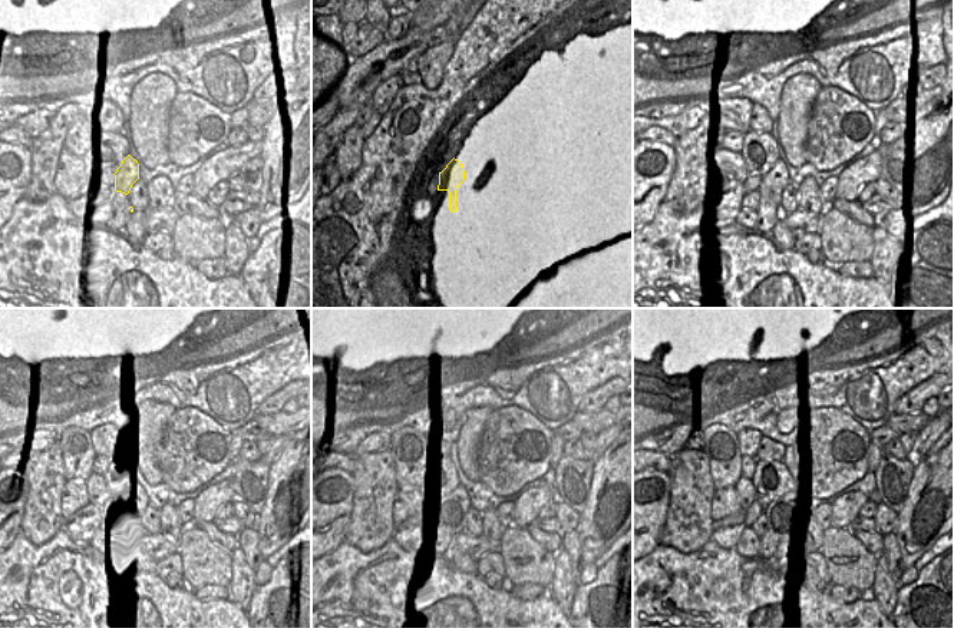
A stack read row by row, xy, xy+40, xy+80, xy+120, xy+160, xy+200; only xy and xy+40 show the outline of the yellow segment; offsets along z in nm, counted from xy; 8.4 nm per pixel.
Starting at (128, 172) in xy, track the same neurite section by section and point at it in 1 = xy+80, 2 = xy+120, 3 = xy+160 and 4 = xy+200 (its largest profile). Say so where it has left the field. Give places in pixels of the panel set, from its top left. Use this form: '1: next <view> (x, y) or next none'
1: next xy+80 (775, 181)
2: next xy+120 (134, 503)
3: next xy+160 (455, 509)
4: next xy+200 (779, 514)

